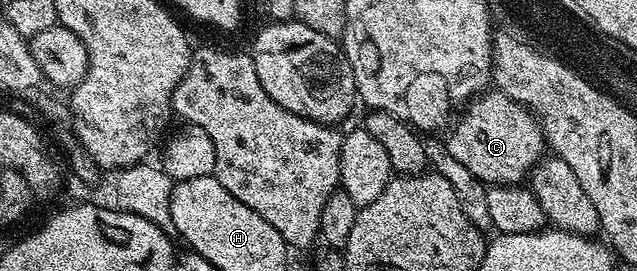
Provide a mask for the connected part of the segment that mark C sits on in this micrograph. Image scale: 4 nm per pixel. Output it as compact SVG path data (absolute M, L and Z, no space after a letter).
M495 88L479 94L465 107L465 110L466 115L458 123L455 121L449 127L451 130L450 135L446 138L446 150L450 153L451 160L459 162L472 177L486 182L487 187L517 186L525 183L534 167L544 158L544 152L542 152L544 139L538 119L525 106L521 106L519 102L512 100L501 90Z

